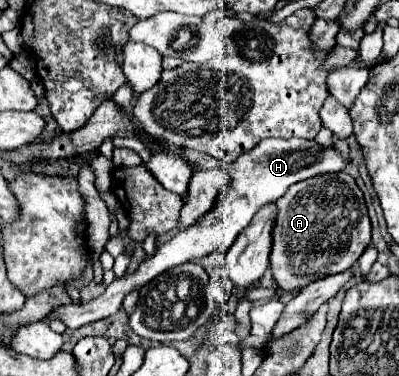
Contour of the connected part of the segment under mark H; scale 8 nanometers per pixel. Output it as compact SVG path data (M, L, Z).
M264 138L250 152L240 154L234 162L226 164L226 172L232 178L230 186L224 192L220 192L216 204L194 226L190 226L190 230L182 230L170 242L158 246L156 254L150 260L144 260L134 274L116 278L102 296L90 302L56 306L48 314L48 320L62 320L68 328L80 328L84 324L116 314L120 310L120 302L130 290L144 286L146 282L154 280L158 274L170 270L172 266L198 260L216 250L226 254L226 250L230 250L230 246L234 244L234 238L250 224L254 210L258 210L258 206L264 206L266 202L276 202L292 184L318 176L318 174L340 172L340 170L344 170L344 160L338 150L322 148L314 140L304 140L304 138L290 138L290 140Z

